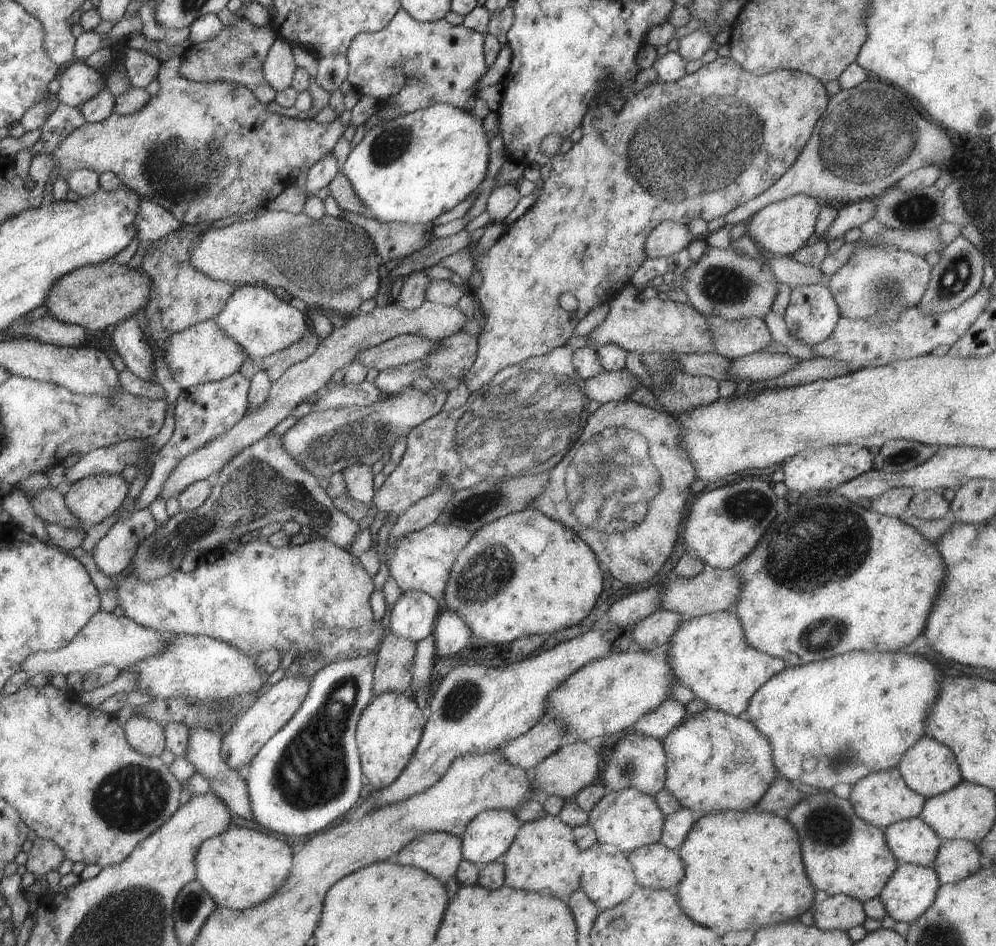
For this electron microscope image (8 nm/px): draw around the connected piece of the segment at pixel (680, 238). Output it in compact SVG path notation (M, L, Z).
M660 221L645 240L647 258L665 257L681 251L694 240L687 225L676 221Z

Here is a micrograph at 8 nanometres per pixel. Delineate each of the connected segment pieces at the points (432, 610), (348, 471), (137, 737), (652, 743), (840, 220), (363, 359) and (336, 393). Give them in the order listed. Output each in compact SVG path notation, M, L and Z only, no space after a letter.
M421 590L403 591L393 605L388 630L415 643L433 632L437 618L443 611L438 601Z
M356 463L341 471L341 476L345 480L348 496L364 504L371 502L375 495L372 466Z
M132 715L123 727L126 740L140 754L159 757L166 748L163 725L155 720Z
M638 732L626 734L614 744L614 750L609 756L610 760L605 762L599 779L599 782L606 788L618 792L634 787L640 792L653 797L657 792L665 788L667 756L663 742L660 739Z
M871 199L856 201L839 208L834 223L828 230L826 240L844 237L846 232L854 227L862 226L865 222L875 218L876 203Z
M398 335L379 345L362 349L355 360L367 369L381 371L421 359L433 351L438 343L418 335Z
M366 381L360 384L348 384L326 390L319 400L312 406L311 411L325 411L338 407L356 405L367 407L384 402L390 398L382 392L374 383Z

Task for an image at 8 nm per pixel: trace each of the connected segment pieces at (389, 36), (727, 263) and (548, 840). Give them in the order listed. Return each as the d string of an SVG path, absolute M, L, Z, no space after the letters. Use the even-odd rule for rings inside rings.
M401 8L382 30L358 33L353 38L345 54L349 62L347 80L361 95L374 97L381 109L388 106L398 108L399 117L438 103L446 103L470 113L477 99L479 80L488 69L484 41L485 36L482 33L474 32L463 24L452 26L446 18L423 23Z
M731 246L726 249L710 247L683 272L678 294L705 317L717 316L727 321L746 317L762 319L774 304L778 282L766 257L738 254Z
M547 814L540 820L523 823L514 842L500 857L505 866L505 885L536 891L543 896L556 897L567 903L570 895L581 888L576 871L578 847L572 830L558 815Z

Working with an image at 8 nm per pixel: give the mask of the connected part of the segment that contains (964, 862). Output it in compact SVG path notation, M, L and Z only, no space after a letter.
M969 840L942 843L932 864L941 883L955 883L974 874L980 866L978 846Z

